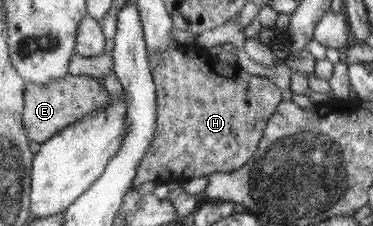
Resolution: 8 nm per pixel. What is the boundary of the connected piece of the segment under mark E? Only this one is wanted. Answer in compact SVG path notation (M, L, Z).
M68 74L62 79L52 79L48 85L34 85L26 83L24 89L24 111L22 125L28 138L42 143L68 127L92 115L96 111L106 110L111 105L110 93L103 87L100 80L88 75Z

